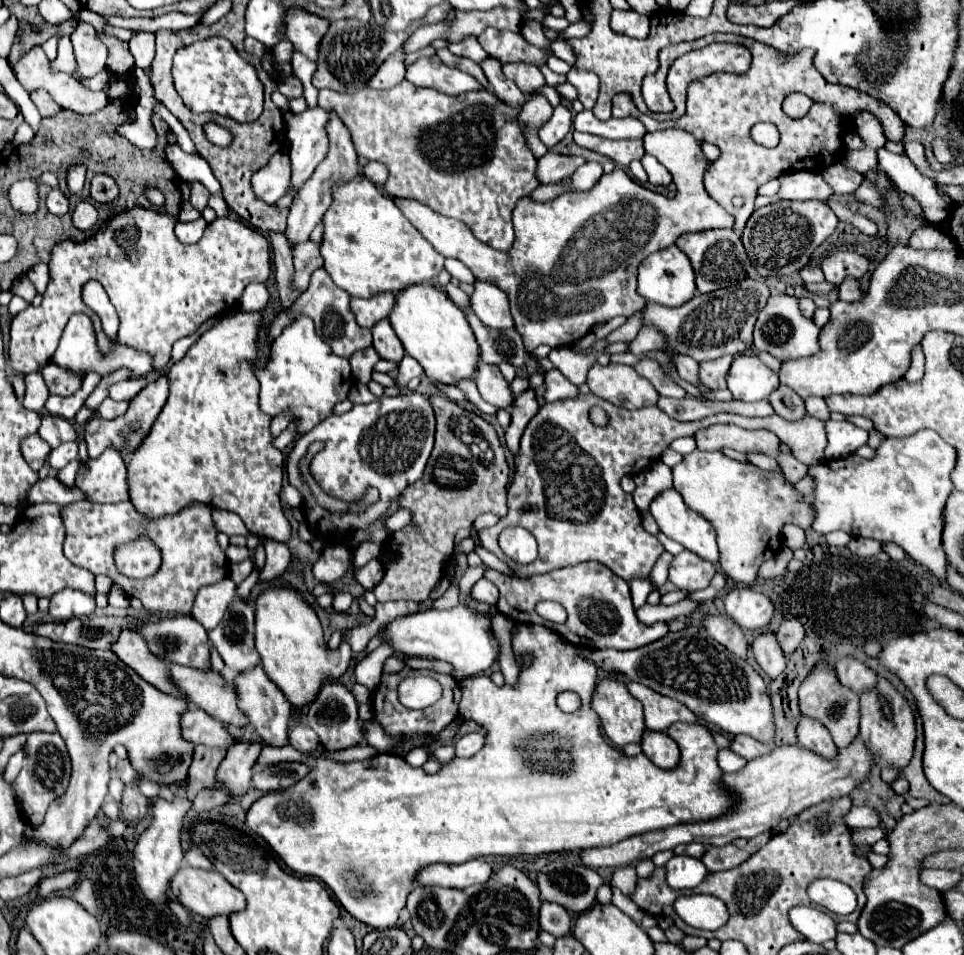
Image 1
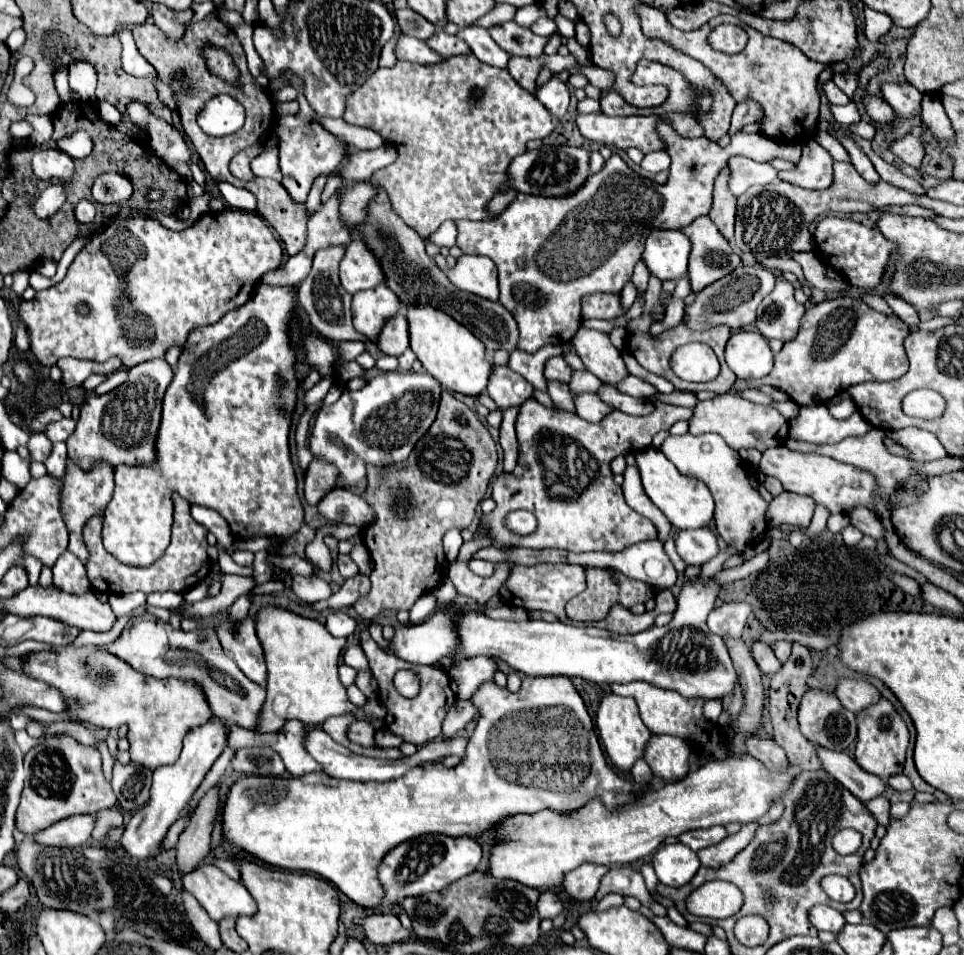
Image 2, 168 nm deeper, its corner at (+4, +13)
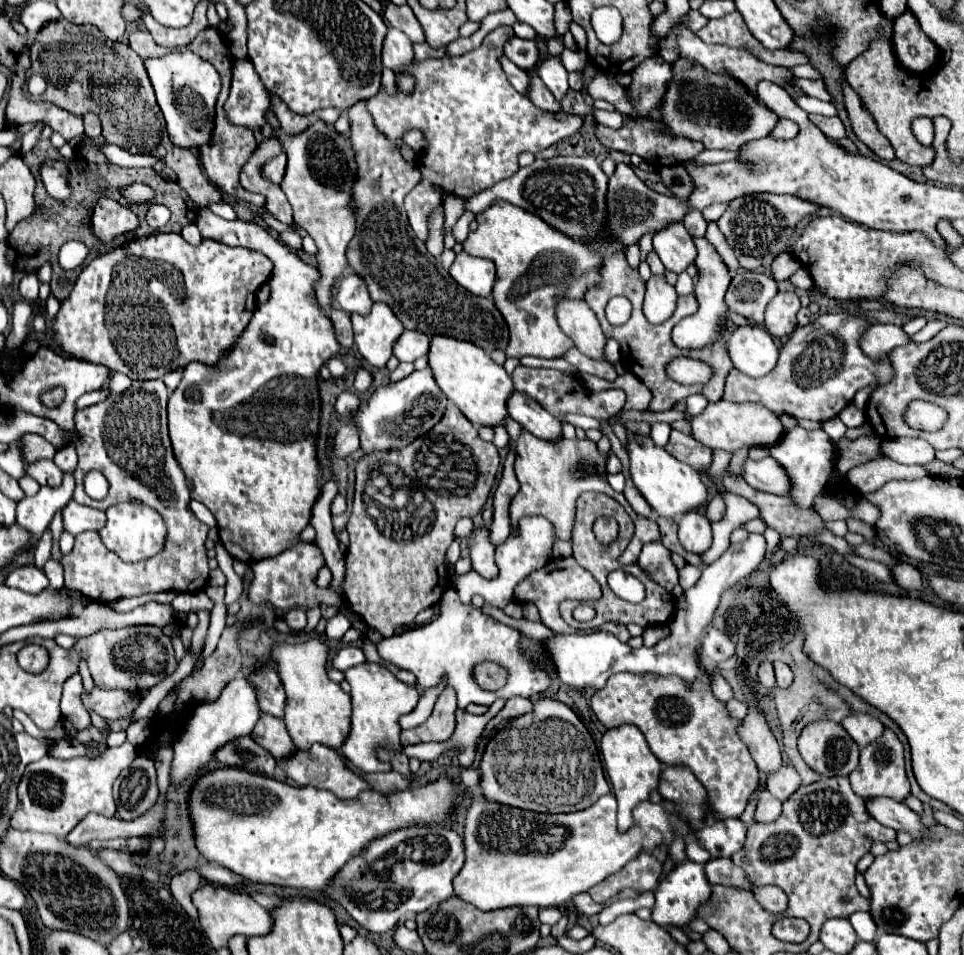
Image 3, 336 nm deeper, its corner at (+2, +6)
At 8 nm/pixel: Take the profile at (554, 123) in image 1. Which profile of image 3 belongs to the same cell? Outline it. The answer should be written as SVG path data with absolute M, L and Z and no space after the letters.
M548 56L540 68L538 68L538 76L542 78L542 82L548 86L548 90L554 94L554 98L558 102L562 102L568 94L568 72L564 70L564 66L560 64L560 58L552 58Z

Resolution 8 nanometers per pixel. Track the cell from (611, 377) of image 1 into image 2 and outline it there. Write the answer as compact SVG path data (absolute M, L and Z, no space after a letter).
M580 325L572 337L572 345L586 369L600 381L616 385L616 381L622 381L628 375L620 351L610 343L610 337L606 333Z

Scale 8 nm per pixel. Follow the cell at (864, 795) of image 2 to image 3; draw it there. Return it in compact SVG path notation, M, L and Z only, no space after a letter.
M878 798L878 800L866 800L864 804L870 816L874 816L880 824L890 826L894 830L904 830L914 838L922 836L924 826L920 822L920 816L914 810L910 810L904 802Z

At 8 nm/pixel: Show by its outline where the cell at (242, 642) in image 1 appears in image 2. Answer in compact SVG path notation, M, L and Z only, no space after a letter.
M248 617L240 629L228 629L228 619L218 629L218 639L224 649L228 649L230 657L236 661L240 671L260 687L266 687L266 663L262 645L254 631L254 621Z

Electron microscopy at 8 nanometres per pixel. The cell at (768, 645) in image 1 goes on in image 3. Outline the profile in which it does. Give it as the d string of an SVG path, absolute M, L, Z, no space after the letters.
M762 662L758 668L758 678L766 688L774 688L776 686L776 676L774 676L774 668L772 662Z

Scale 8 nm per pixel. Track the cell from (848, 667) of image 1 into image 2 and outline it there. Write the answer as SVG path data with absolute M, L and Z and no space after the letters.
M864 679L840 681L840 689L836 689L836 697L852 713L860 713L880 701L880 693Z

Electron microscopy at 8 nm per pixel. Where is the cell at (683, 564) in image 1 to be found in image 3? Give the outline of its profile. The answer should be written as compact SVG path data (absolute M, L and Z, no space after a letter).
M686 512L678 520L678 538L686 552L702 556L712 546L712 528L702 512Z

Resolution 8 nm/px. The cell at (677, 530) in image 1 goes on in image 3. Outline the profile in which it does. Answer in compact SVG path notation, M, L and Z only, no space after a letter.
M628 434L628 456L630 456L630 476L640 494L646 498L646 502L654 508L654 512L662 518L678 520L684 512L700 510L708 502L708 490L702 482L702 476L694 472L684 462L678 462L674 456L670 456L664 448L654 446L650 436L638 436Z

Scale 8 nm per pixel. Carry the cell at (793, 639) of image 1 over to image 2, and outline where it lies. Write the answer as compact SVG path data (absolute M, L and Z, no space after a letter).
M778 641L778 643L774 643L772 645L772 651L774 651L774 655L778 657L778 661L780 663L786 663L788 661L788 657L790 657L790 643L788 641Z

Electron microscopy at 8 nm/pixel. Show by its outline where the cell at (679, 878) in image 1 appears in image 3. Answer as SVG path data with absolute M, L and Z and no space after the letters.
M684 860L684 862L676 864L664 876L664 880L660 880L660 884L656 888L656 906L652 910L651 919L660 926L674 924L674 926L684 928L690 920L694 920L698 904L704 902L708 896L710 896L710 884L706 880L704 866L690 862L690 860Z

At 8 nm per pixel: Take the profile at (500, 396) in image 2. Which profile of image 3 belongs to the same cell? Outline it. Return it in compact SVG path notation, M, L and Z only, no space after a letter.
M514 390L506 400L506 410L512 420L542 440L558 440L562 436L562 422L550 416L536 400L530 400L524 392Z

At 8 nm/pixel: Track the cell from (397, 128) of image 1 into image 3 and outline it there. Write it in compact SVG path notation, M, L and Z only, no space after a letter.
M498 26L472 52L440 60L410 62L406 64L406 72L416 80L410 94L404 94L400 86L396 86L396 94L388 94L380 88L376 96L366 100L376 128L388 140L402 140L408 130L420 130L426 138L426 148L416 158L422 180L404 200L408 222L422 242L428 240L428 218L442 206L444 194L468 200L512 176L520 168L520 152L528 150L538 154L558 140L572 136L582 126L580 116L566 114L564 110L542 112L506 80L498 58L502 56L504 42L512 34L512 26Z

